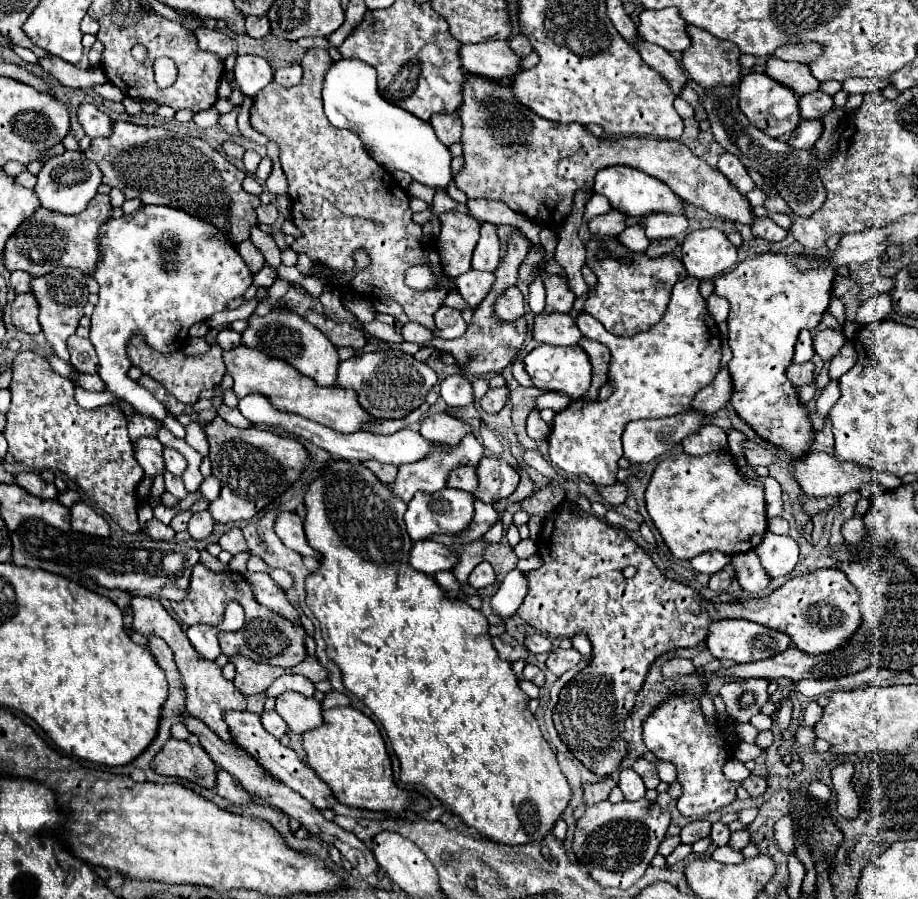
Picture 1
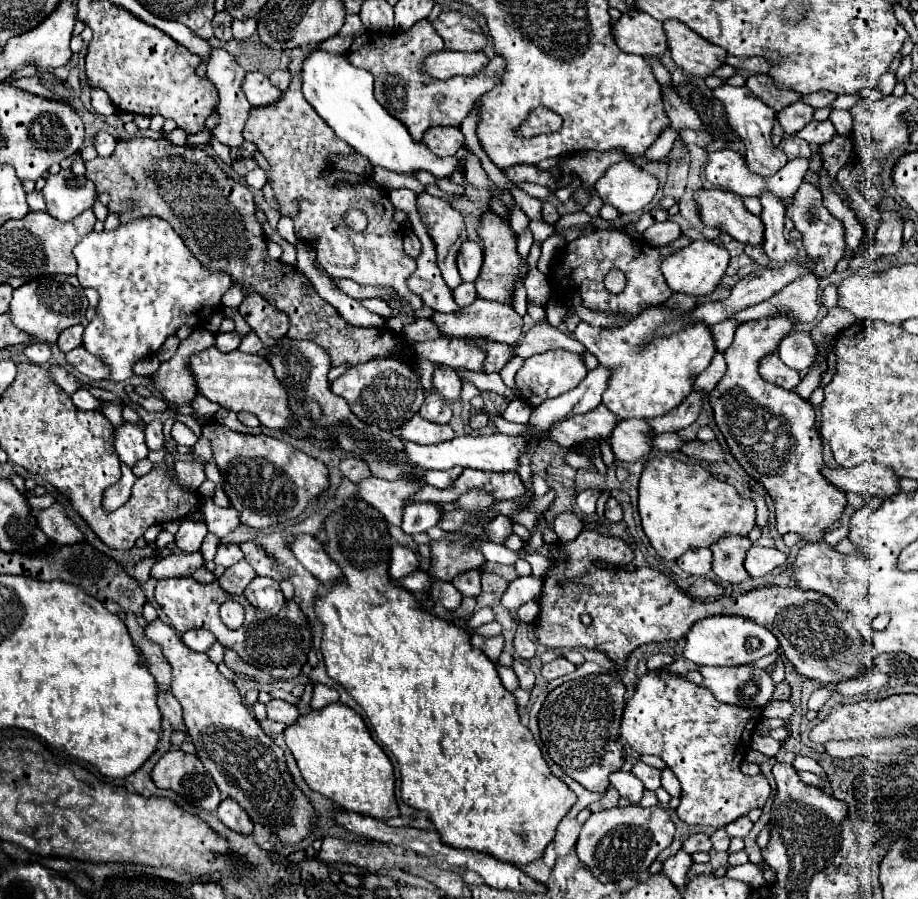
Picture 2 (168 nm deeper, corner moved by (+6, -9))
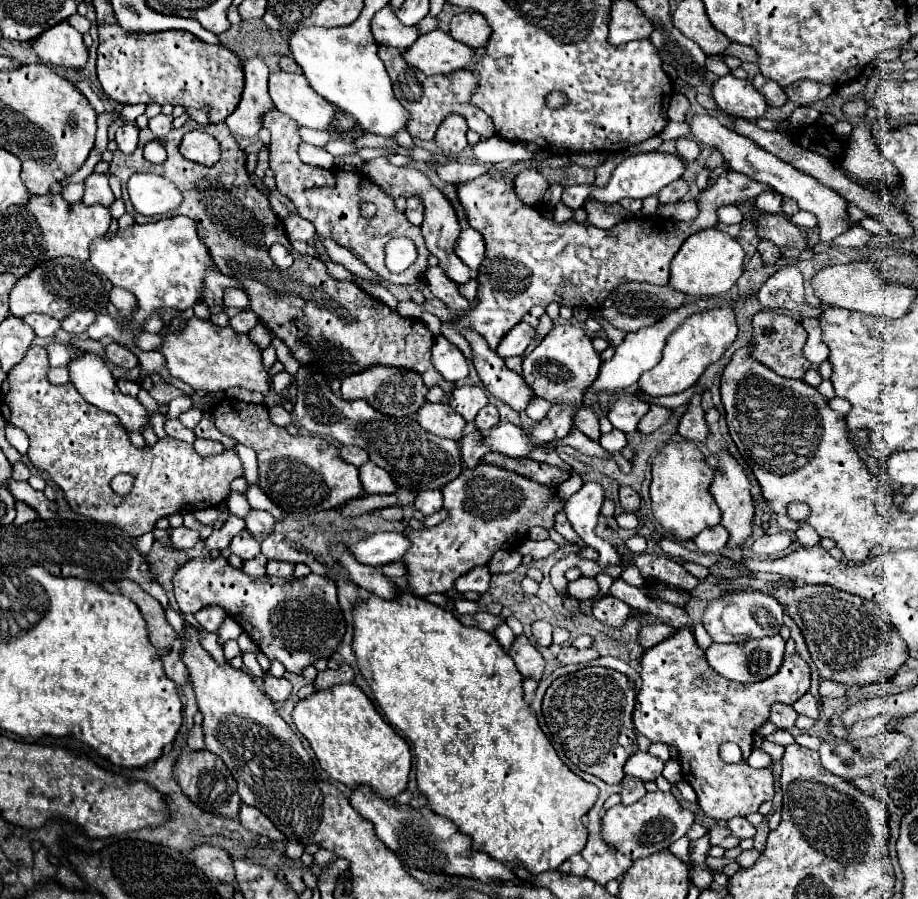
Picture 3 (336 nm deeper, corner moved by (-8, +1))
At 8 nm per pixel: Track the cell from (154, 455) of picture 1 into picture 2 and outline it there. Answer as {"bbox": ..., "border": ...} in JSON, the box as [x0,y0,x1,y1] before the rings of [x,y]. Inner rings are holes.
{"bbox":[114,422,148,466],"border":[[[126,422],[118,428],[114,428],[114,448],[120,456],[120,460],[128,466],[134,466],[140,458],[148,456],[148,448],[144,442],[144,428],[146,422]]]}

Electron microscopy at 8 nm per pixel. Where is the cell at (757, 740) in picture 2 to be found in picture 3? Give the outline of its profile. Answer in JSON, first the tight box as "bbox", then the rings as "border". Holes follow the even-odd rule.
{"bbox":[766,730,794,746],"border":[[[776,730],[770,736],[766,736],[766,740],[774,742],[774,744],[780,744],[780,746],[788,746],[788,744],[794,742],[794,736],[788,730]]]}

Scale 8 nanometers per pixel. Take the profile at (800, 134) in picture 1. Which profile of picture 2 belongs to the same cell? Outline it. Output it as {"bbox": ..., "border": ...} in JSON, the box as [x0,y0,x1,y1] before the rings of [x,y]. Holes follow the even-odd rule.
{"bbox":[796,120,836,148],"border":[[[824,120],[824,122],[810,122],[806,128],[802,128],[796,136],[798,138],[804,138],[812,148],[832,140],[832,136],[836,134],[836,128],[830,120]]]}

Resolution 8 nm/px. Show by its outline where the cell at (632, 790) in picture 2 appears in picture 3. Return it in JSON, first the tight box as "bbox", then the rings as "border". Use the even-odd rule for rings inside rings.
{"bbox":[624,752,664,782],"border":[[[636,752],[624,766],[624,772],[628,776],[634,776],[634,778],[640,778],[642,782],[648,782],[648,780],[656,780],[660,774],[662,774],[662,768],[664,768],[664,762],[650,756],[648,752]]]}

